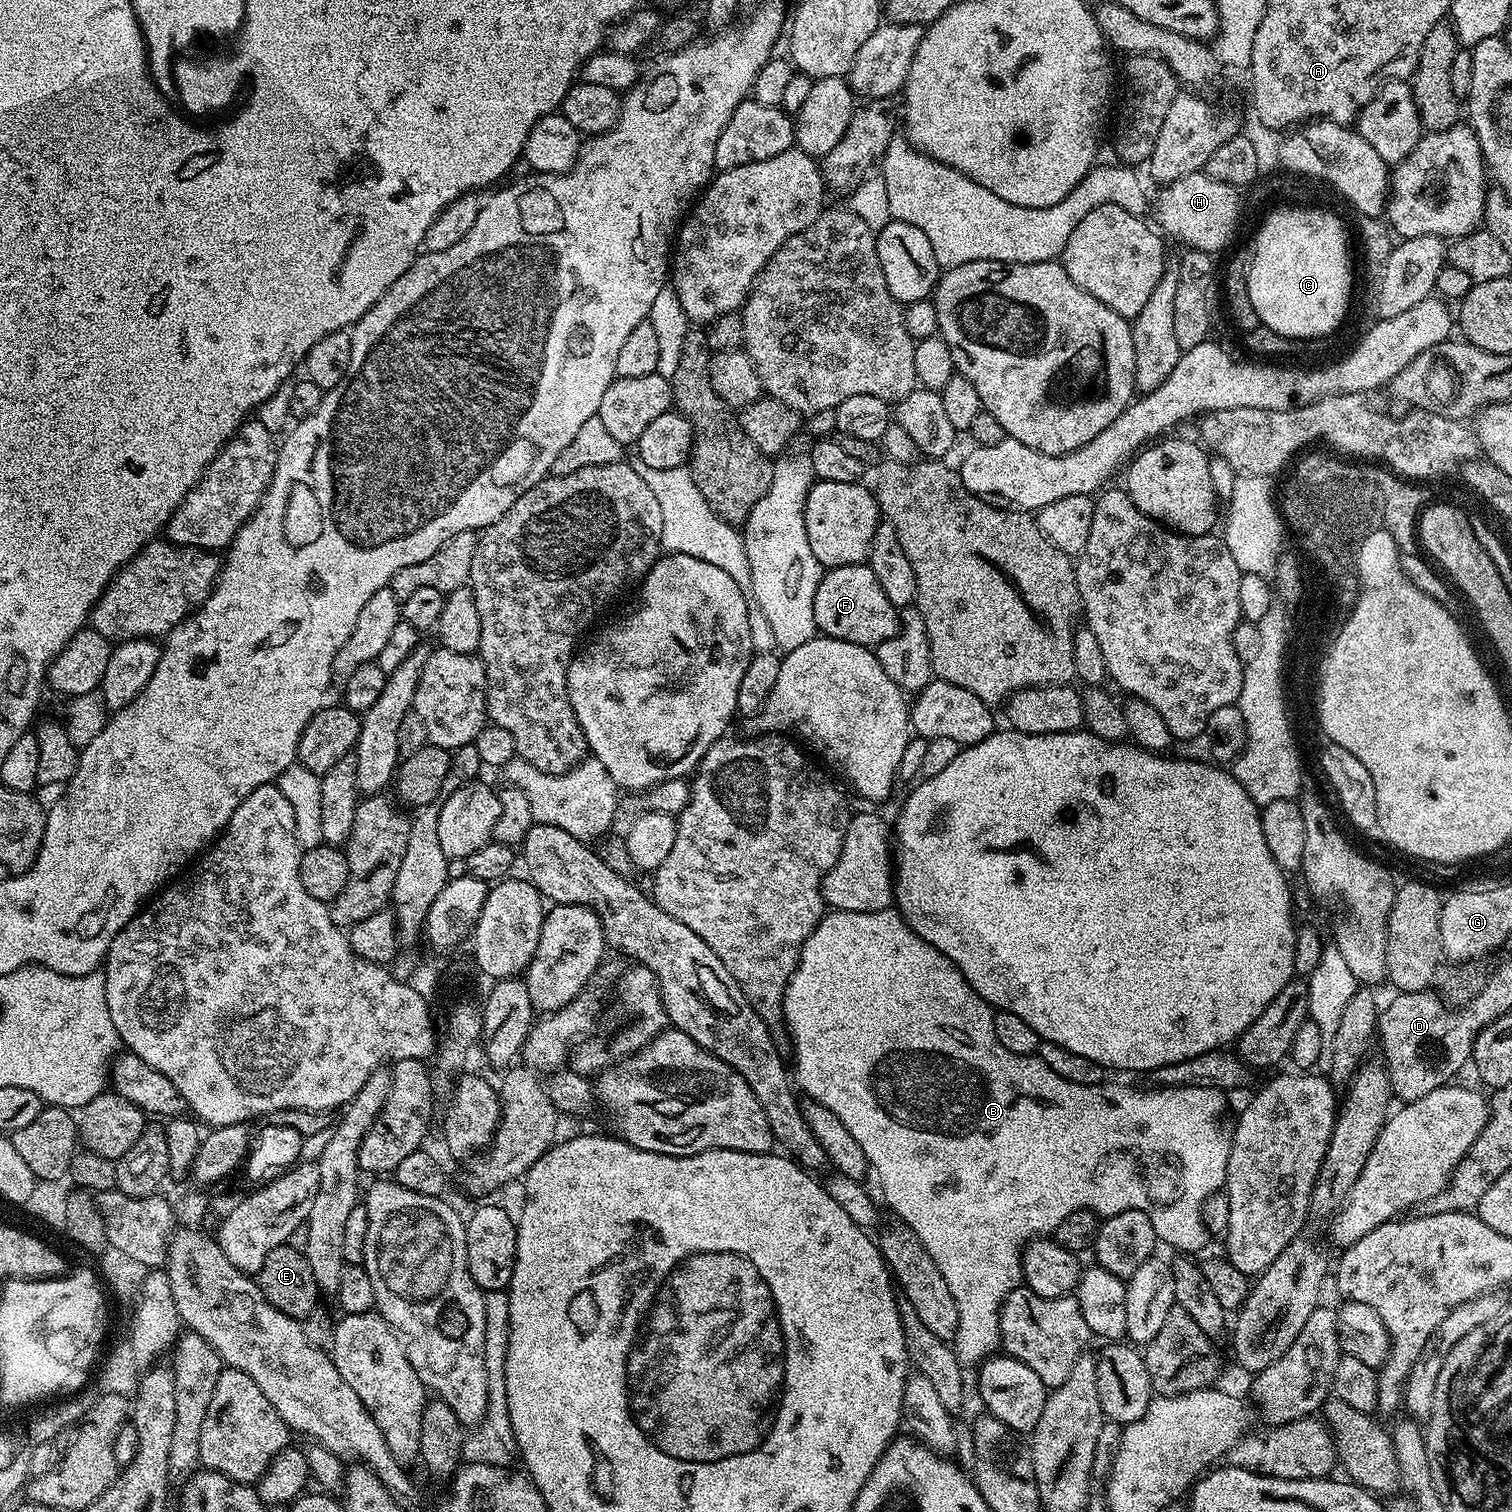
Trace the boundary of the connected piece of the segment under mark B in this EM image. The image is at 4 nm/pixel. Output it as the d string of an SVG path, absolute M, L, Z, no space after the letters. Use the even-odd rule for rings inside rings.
M883 908L880 912L837 912L832 910L823 916L818 922L818 926L810 934L810 938L806 938L806 942L802 946L796 969L784 991L784 1003L782 1005L782 1020L785 1025L788 1023L788 1032L792 1035L793 1061L791 1060L791 1063L794 1065L795 1087L801 1093L804 1091L811 1103L826 1106L826 1110L830 1110L834 1114L838 1114L838 1118L842 1118L842 1126L846 1126L846 1130L850 1130L854 1142L858 1142L858 1146L862 1146L862 1154L866 1154L869 1169L874 1170L874 1176L876 1172L877 1178L880 1179L880 1192L884 1195L885 1202L900 1215L897 1216L899 1223L910 1226L910 1230L914 1230L914 1234L918 1234L922 1246L926 1246L926 1254L930 1254L930 1258L934 1258L938 1270L942 1270L942 1278L946 1278L946 1286L950 1286L950 1294L954 1294L954 1303L958 1306L958 1330L954 1341L954 1351L956 1357L960 1359L961 1365L964 1366L983 1364L1001 1347L1000 1303L1008 1297L1010 1290L1021 1287L1024 1274L1024 1247L1029 1240L1044 1238L1055 1233L1058 1222L1062 1222L1062 1218L1066 1218L1066 1214L1074 1214L1074 1210L1085 1208L1101 1218L1122 1214L1126 1210L1142 1210L1150 1218L1150 1222L1154 1226L1156 1239L1161 1245L1169 1244L1170 1247L1177 1248L1175 1251L1180 1254L1196 1254L1192 1252L1198 1251L1210 1239L1209 1230L1203 1220L1203 1204L1211 1195L1219 1193L1225 1187L1226 1166L1230 1162L1230 1150L1232 1149L1229 1133L1227 1131L1224 1133L1224 1128L1220 1125L1220 1115L1224 1112L1225 1096L1221 1089L1207 1088L1206 1086L1182 1086L1181 1088L1148 1086L1148 1089L1143 1092L1140 1088L1127 1088L1124 1084L1111 1084L1111 1082L1102 1084L1066 1082L1066 1078L1062 1078L1062 1074L1054 1074L1054 1070L1050 1070L1050 1066L1046 1066L1046 1062L1042 1062L1039 1055L1019 1056L1010 1050L1006 1050L1006 1046L1002 1046L1002 1042L998 1042L998 1034L994 1034L993 1015L993 1009L973 990L970 982L966 982L966 978L960 973L958 966L954 966L954 962L950 962L950 958L946 958L946 954L938 951L933 944L918 938L918 934L914 934L914 930L900 915L899 911L892 908Z

